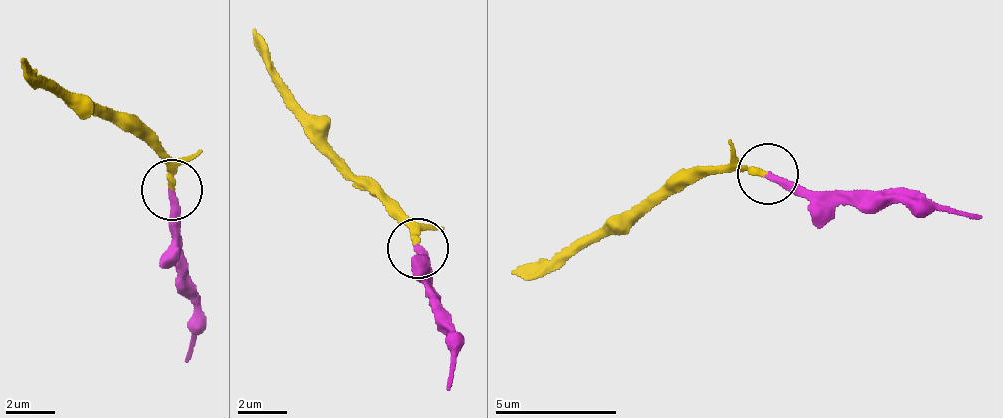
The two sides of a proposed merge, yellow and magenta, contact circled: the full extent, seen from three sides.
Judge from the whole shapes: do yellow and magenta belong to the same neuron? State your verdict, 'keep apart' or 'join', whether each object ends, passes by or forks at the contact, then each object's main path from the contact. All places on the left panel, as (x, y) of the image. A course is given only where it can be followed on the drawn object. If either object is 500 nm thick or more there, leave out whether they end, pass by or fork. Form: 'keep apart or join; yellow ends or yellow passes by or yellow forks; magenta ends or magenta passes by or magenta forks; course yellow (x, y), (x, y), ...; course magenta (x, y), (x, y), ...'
join; yellow ends; magenta ends; course yellow (170, 190), (161, 152), (93, 100), (21, 62); course magenta (170, 190), (179, 238), (181, 284), (193, 301), (188, 361)

